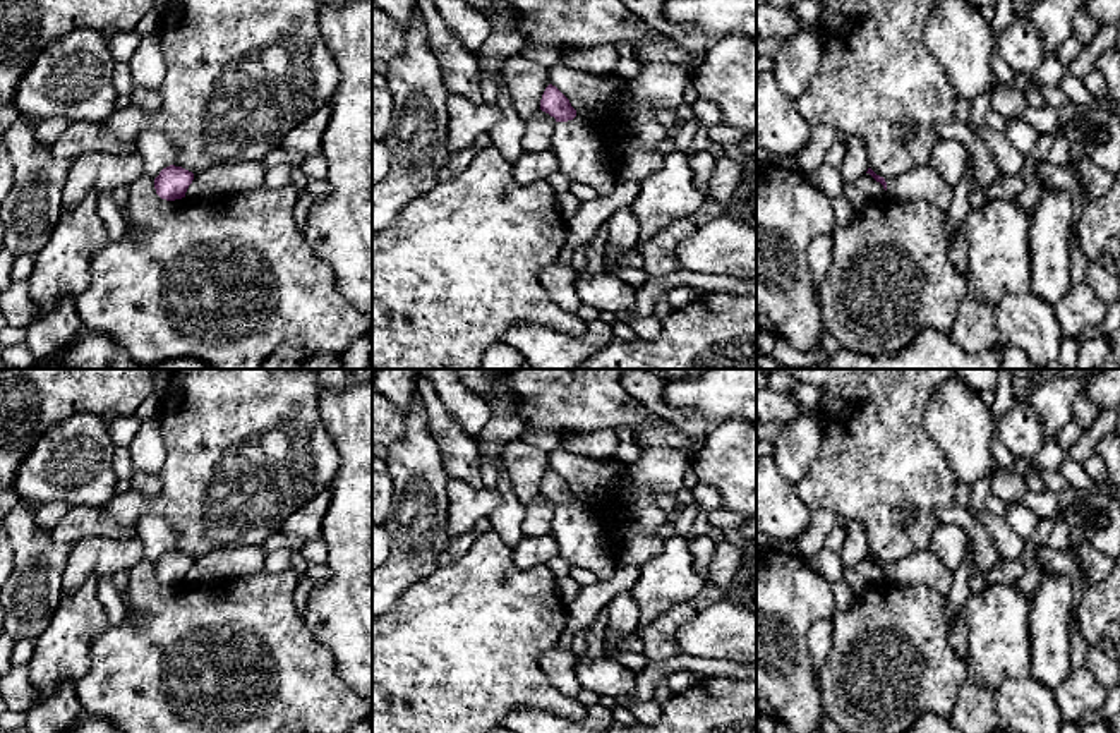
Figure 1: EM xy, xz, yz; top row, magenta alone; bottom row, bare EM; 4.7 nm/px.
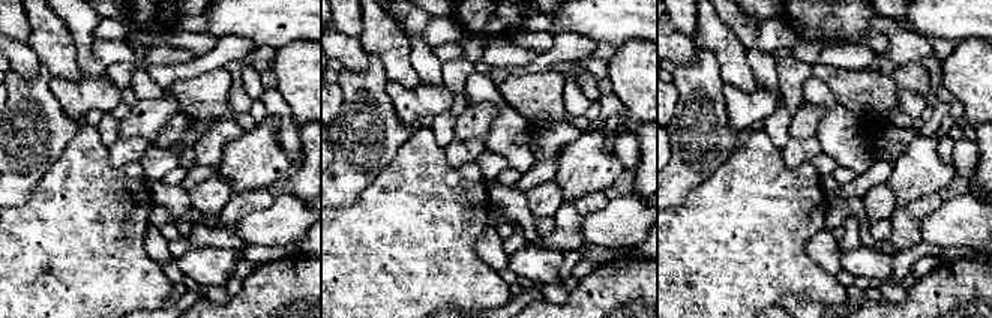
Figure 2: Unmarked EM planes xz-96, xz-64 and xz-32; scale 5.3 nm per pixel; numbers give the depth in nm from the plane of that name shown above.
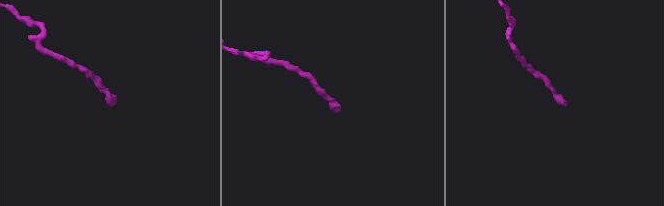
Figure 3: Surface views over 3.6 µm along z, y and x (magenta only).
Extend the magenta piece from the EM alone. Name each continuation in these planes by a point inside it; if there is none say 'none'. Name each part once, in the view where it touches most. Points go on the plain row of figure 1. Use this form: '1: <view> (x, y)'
1: xz (577, 527)

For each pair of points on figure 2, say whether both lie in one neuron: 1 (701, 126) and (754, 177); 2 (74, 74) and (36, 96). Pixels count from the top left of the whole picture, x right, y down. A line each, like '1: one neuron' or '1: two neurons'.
1: two neurons
2: two neurons

